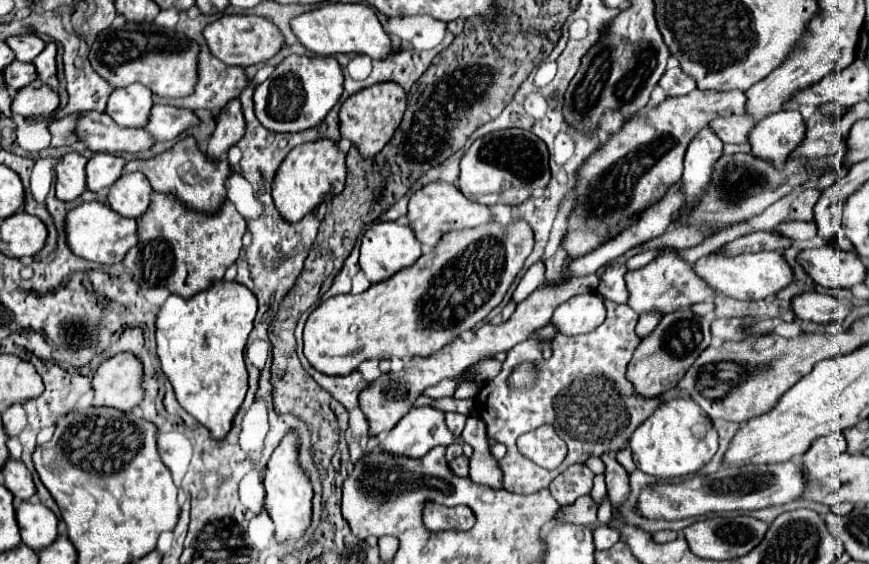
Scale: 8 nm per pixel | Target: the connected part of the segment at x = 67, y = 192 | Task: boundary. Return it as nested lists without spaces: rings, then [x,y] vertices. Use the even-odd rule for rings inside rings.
[[[80,153],[64,155],[56,165],[56,197],[76,201],[86,191],[86,157]]]

